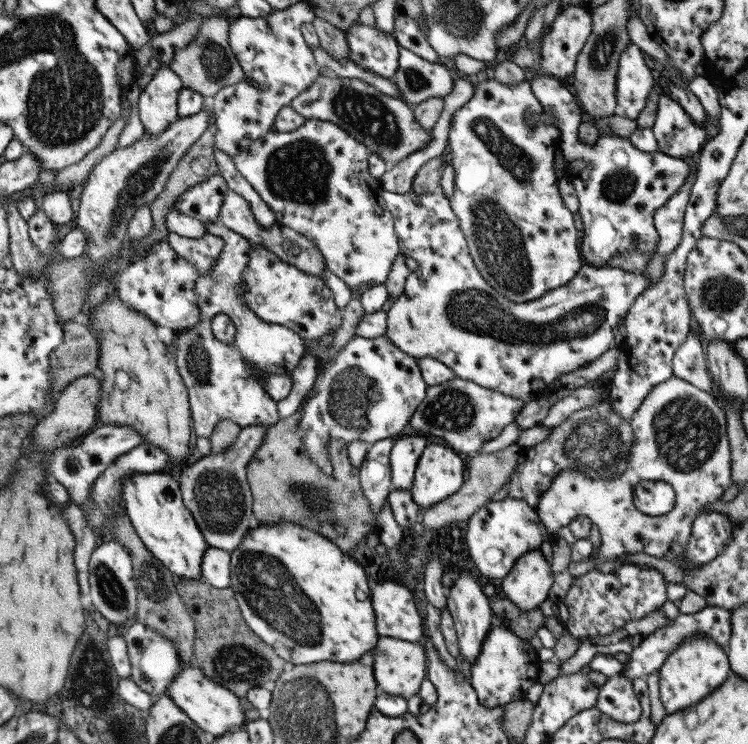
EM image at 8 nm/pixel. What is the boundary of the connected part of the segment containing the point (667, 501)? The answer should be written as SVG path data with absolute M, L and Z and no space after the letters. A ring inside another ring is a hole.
M643 481L634 486L633 502L640 513L658 517L674 509L676 494L668 482Z

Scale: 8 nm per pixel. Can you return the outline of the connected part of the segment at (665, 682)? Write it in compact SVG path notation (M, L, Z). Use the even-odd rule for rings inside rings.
M691 636L682 641L659 668L660 700L667 714L695 705L718 688L732 672L728 653L708 636Z

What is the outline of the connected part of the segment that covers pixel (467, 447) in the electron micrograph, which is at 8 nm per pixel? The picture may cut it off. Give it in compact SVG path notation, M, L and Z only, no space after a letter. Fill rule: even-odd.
M454 377L448 382L428 386L424 400L418 405L409 424L418 432L446 440L455 451L478 452L488 441L494 440L517 414L526 400L509 397L497 390L487 389L478 383Z

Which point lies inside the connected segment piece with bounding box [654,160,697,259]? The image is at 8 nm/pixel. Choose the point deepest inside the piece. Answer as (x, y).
(668, 220)

